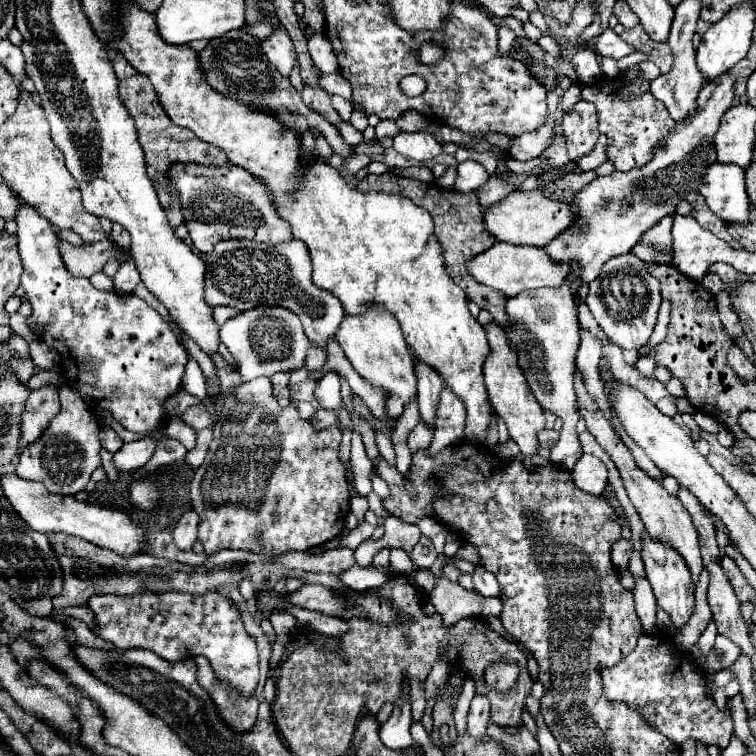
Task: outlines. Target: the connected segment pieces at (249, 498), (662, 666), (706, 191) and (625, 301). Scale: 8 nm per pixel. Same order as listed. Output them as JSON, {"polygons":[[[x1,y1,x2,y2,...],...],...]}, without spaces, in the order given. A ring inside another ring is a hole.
{"polygons":[[[270,378,240,384,236,392,226,398,222,416,214,424,214,440,206,460,190,482,192,508,198,510,200,516,198,540,204,544,206,554,214,554,222,548,240,548,276,556,288,550,310,550,312,546,340,536,350,512,346,470,338,460,340,440,342,434,336,426,316,432,310,422,300,420,294,404,282,408,272,394]],[[660,632,656,636,642,634,636,648,622,658,614,668,602,668,604,692,608,700,624,702,676,746,686,740,700,740,704,744,718,744,726,748,732,736,732,718,728,710,716,708,712,696,706,692,704,672,692,656,678,654,672,642]],[[712,164,700,186,708,208,728,224,750,222,750,200,746,194,744,170,736,164]],[[622,254,608,260,598,278,588,284,588,296,584,302,612,344,622,350,638,350,648,342,654,330,660,300,660,282,644,272,644,262,634,254]]]}

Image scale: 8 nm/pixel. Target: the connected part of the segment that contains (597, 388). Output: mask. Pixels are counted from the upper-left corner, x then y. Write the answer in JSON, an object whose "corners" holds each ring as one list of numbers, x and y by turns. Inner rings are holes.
{"corners":[[584,330,580,350,578,350,578,356,576,356,576,366,578,366,578,372,580,372,582,380,584,380,584,386,586,386,588,394,596,400,596,404,604,412,606,420,612,424,612,410,608,406,608,398,604,394,604,382,602,382,600,370,598,370,600,356,602,356,600,340]]}

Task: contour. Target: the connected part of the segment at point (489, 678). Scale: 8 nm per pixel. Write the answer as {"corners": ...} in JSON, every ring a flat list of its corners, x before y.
{"corners":[[500,660,500,662,492,662,486,670,484,670,484,678,482,682,490,688,490,690,510,690,514,688,516,680,520,674,520,666,516,662,508,662,508,660]]}

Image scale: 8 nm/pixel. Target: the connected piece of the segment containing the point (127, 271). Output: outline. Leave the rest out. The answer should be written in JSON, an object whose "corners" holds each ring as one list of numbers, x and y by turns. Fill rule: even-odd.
{"corners":[[126,260,124,264,120,264,116,276,114,276,114,286,118,294,132,294,134,288,140,284,140,276,138,276,138,268,132,260]]}

